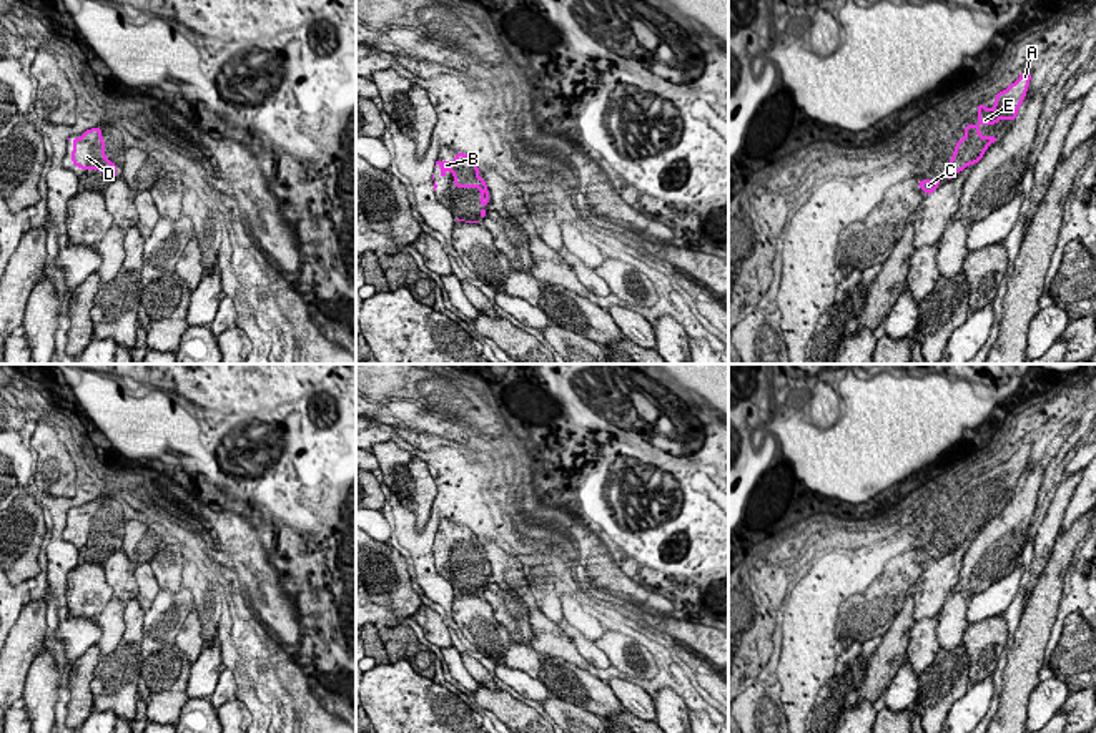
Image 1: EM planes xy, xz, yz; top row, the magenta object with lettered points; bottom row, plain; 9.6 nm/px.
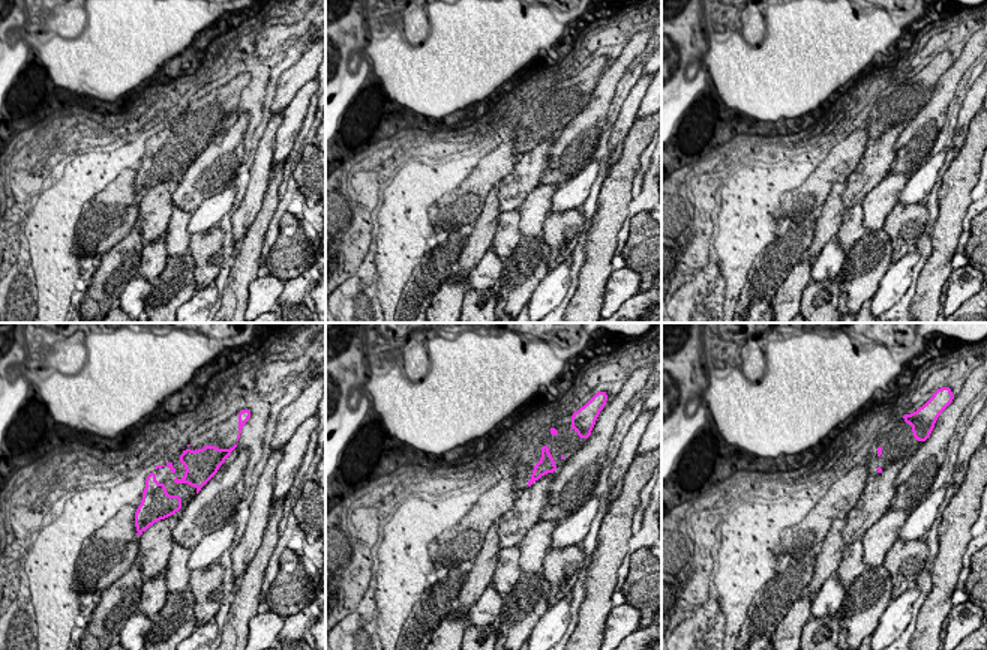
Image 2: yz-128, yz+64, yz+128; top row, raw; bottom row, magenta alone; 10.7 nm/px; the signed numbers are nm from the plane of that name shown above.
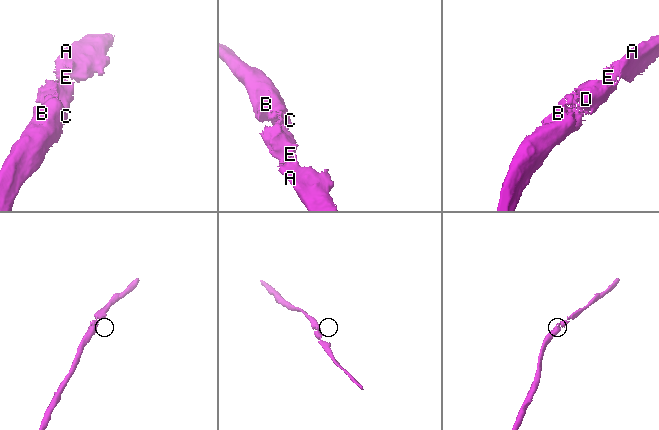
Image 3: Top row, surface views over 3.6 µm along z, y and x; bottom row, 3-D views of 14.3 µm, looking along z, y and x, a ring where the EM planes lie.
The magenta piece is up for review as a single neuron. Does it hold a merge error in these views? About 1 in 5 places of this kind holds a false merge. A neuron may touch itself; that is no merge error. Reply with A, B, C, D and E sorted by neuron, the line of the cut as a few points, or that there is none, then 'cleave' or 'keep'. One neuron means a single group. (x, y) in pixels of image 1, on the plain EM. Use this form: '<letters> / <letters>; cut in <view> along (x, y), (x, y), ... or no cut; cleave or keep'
A B C D E; no cut; keep

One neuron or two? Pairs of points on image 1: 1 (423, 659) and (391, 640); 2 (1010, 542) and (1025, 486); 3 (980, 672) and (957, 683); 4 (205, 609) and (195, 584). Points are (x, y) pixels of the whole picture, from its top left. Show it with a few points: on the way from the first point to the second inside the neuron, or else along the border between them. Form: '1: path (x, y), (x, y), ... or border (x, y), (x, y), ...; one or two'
1: path (414, 652), (399, 642); one
2: path (1010, 529), (1025, 499); one
3: border (962, 642), (968, 657), (970, 685); two
4: path (198, 602), (197, 590); one

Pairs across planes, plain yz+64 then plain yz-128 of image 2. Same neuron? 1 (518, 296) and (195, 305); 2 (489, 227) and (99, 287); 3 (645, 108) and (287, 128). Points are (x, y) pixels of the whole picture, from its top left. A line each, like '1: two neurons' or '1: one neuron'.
1: two neurons
2: one neuron
3: one neuron

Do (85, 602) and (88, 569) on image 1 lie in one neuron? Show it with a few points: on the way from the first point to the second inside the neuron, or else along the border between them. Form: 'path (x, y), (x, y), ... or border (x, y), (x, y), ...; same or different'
path (87, 594), (88, 577); same

